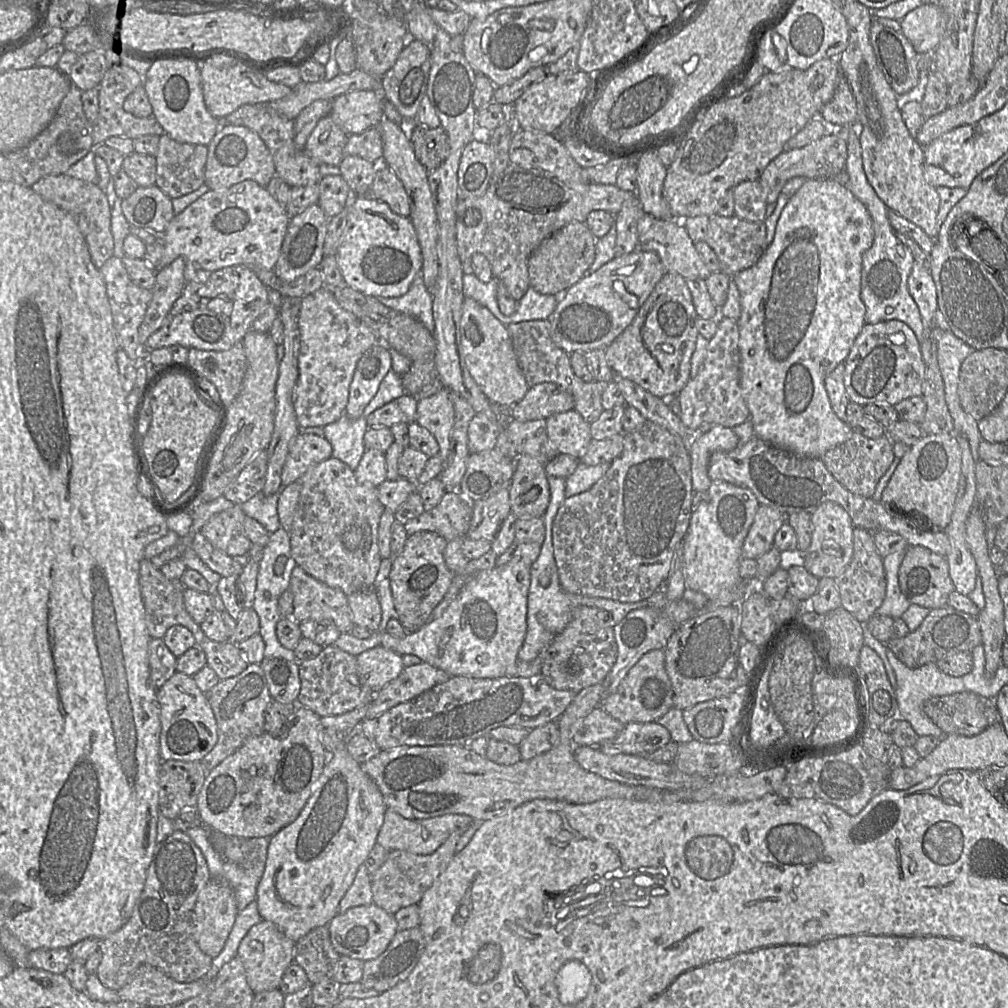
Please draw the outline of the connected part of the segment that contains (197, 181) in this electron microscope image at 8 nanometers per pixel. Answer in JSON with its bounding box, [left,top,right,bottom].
[155,133,208,199]

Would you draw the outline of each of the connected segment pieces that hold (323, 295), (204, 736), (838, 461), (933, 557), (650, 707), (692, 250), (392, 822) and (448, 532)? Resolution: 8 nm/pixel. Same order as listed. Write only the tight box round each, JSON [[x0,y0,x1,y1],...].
[[292,286,380,429],[157,671,218,761],[820,431,895,498],[898,546,955,610],[600,649,673,725],[638,214,711,280],[376,809,474,855],[404,489,473,542]]

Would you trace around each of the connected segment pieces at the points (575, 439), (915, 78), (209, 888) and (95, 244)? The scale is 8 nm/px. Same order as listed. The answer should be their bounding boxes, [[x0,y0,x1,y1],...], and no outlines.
[[547,409,592,459],[870,16,919,94],[193,880,238,959],[31,174,114,269]]

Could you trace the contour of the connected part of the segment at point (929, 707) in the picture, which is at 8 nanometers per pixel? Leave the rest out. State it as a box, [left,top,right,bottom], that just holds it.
[923,691,1000,736]

